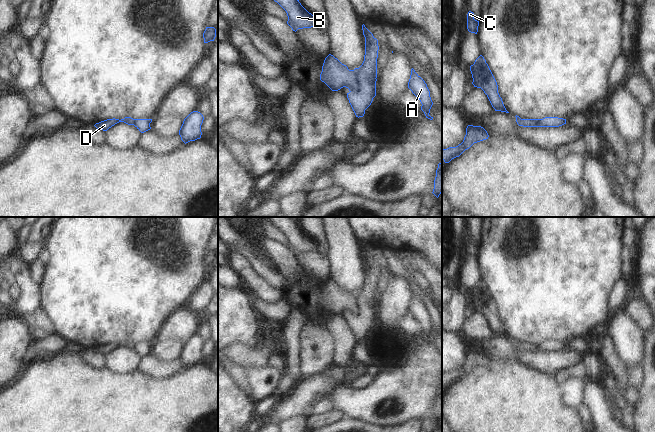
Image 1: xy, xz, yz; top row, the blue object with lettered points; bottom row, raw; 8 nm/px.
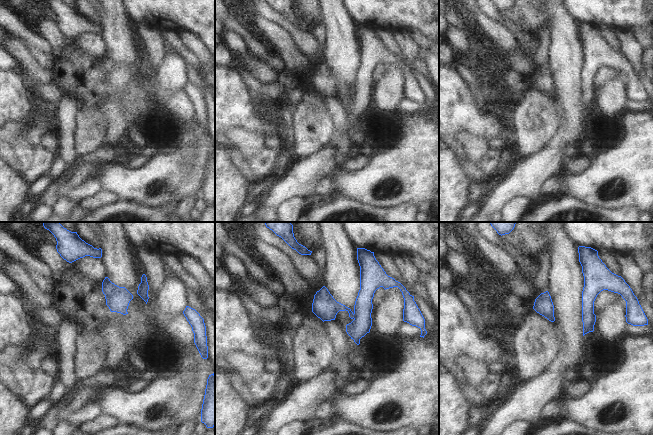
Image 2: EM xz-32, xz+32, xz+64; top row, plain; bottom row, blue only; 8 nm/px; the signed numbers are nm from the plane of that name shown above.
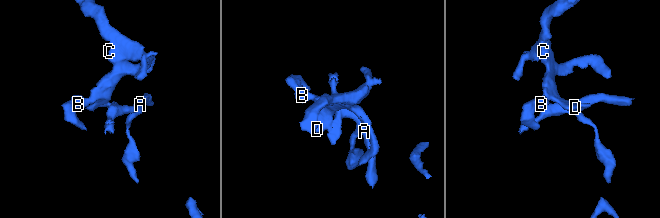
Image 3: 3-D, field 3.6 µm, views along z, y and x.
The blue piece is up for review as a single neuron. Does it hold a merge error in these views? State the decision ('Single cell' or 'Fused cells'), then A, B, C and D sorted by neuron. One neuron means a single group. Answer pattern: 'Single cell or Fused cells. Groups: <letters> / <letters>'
Fused cells. Groups: A / B C D.

